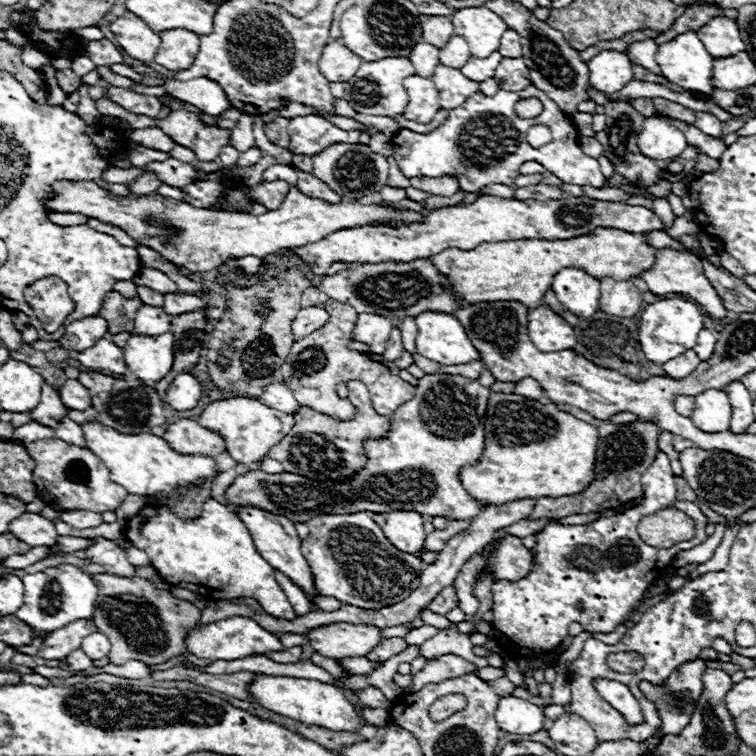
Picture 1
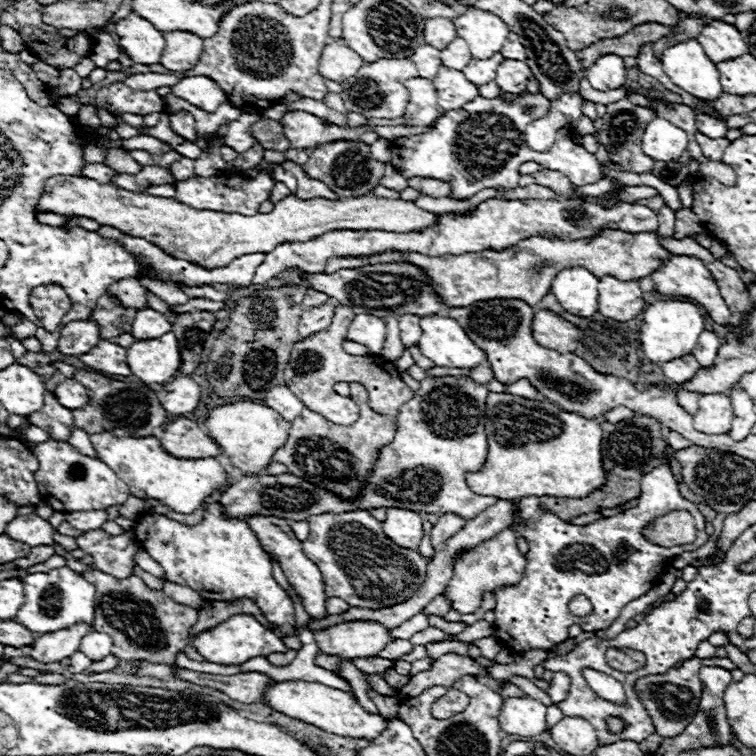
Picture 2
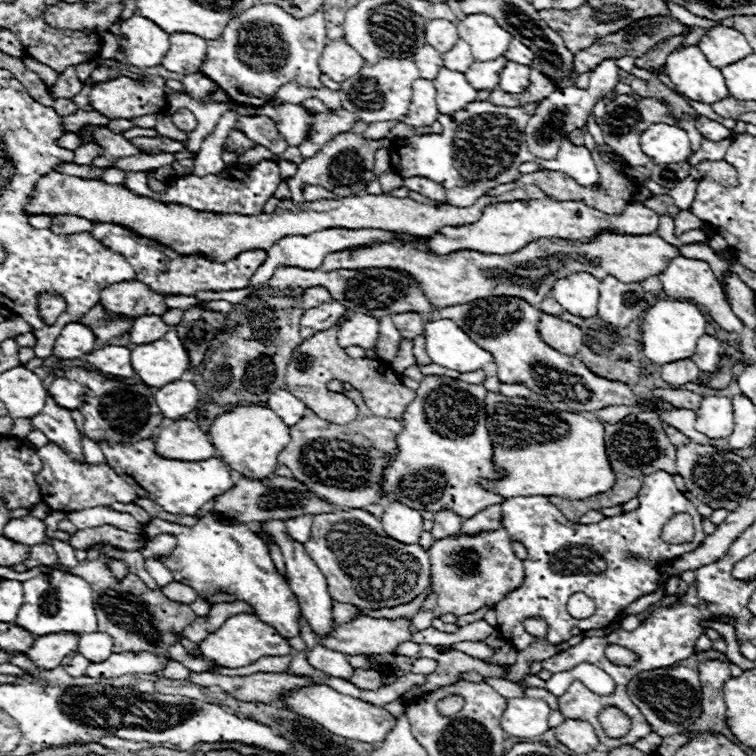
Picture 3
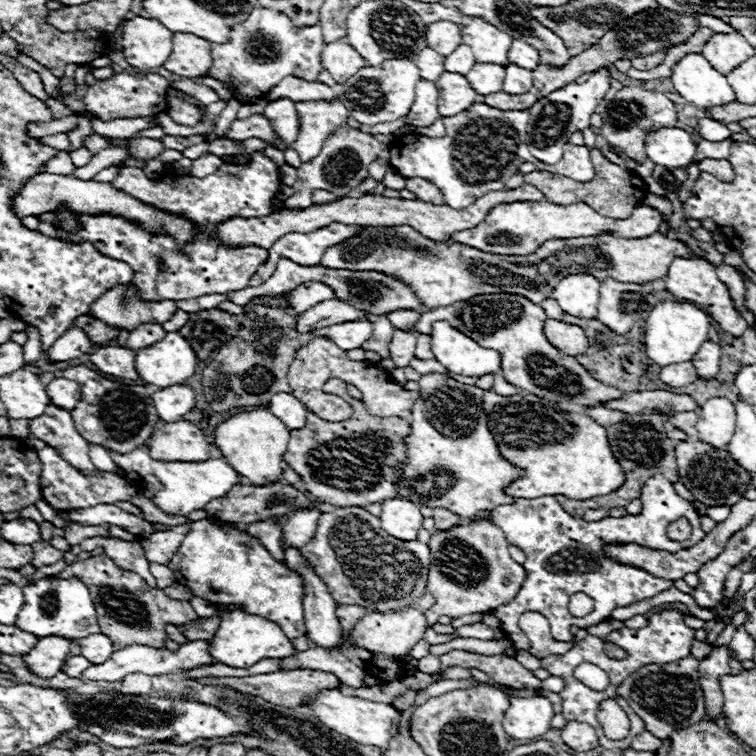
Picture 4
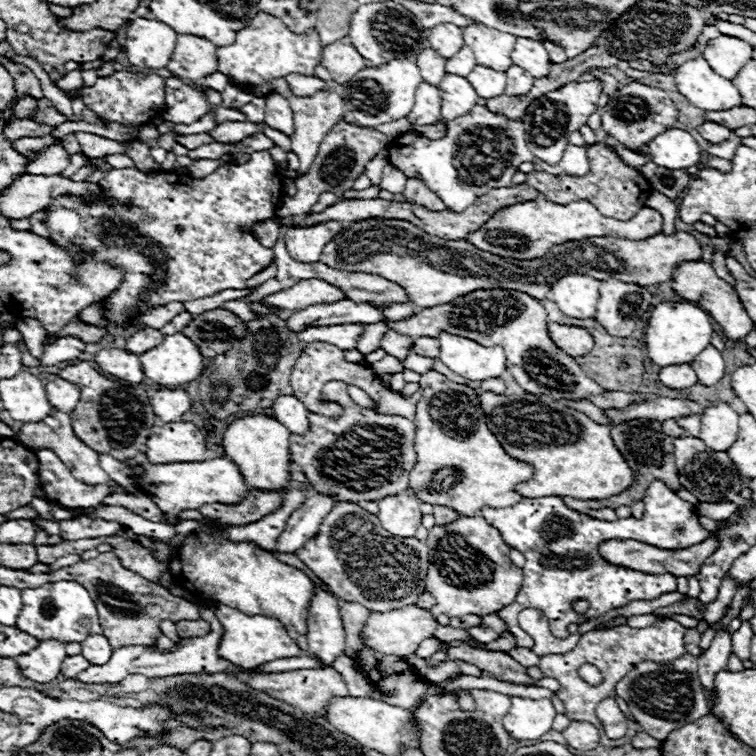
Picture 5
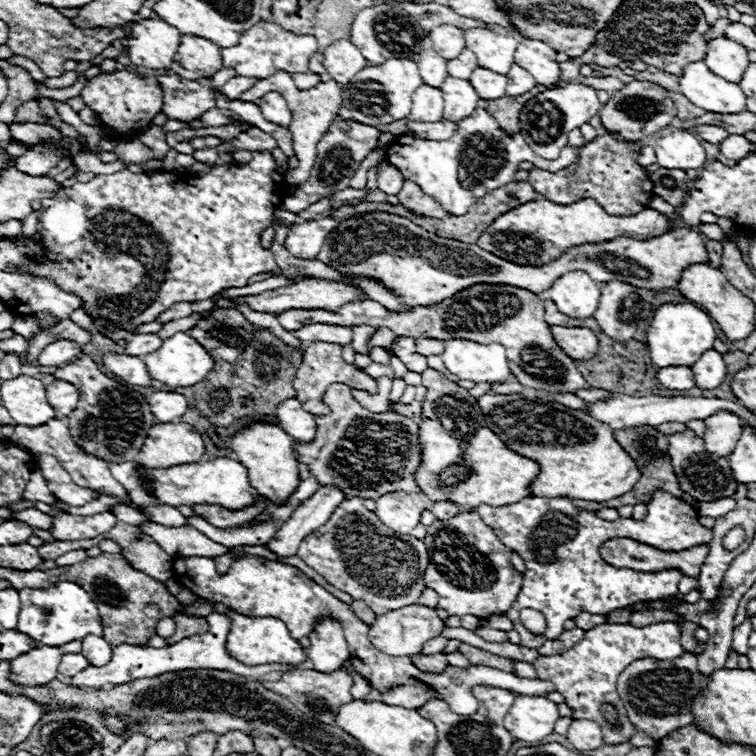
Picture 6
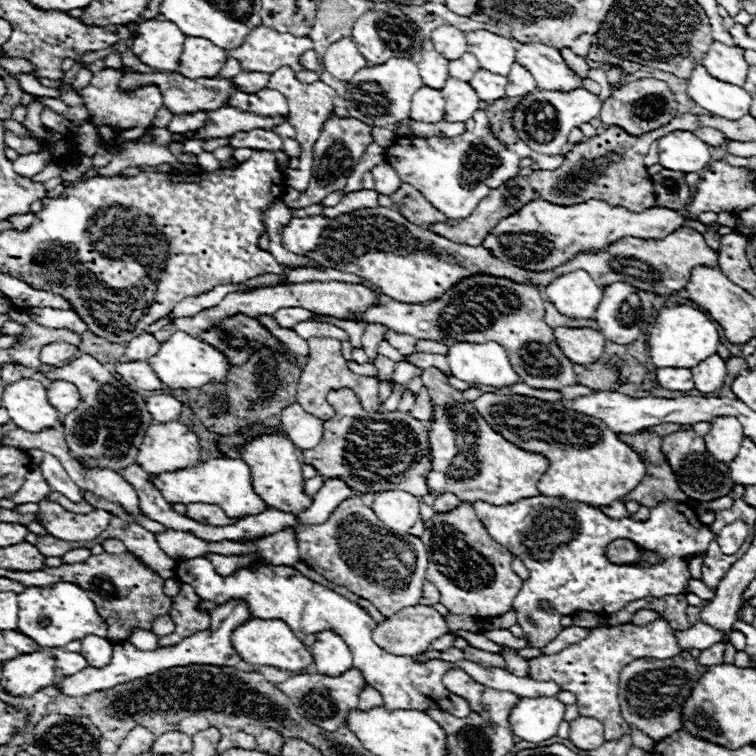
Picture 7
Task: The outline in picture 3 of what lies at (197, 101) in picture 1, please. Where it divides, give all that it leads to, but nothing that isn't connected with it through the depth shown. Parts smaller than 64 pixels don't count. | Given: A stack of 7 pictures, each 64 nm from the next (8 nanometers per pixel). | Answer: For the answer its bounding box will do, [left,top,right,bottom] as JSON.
[182,74,214,100]

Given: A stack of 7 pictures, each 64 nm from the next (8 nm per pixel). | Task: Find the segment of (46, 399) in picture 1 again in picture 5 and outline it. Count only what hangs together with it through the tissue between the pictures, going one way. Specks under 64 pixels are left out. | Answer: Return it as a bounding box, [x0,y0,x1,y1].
[14,410,118,488]

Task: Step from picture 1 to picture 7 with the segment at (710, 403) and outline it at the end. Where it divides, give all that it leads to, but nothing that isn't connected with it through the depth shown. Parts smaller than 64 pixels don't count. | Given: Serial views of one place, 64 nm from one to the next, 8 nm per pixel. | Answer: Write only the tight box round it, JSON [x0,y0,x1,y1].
[704,418,744,462]

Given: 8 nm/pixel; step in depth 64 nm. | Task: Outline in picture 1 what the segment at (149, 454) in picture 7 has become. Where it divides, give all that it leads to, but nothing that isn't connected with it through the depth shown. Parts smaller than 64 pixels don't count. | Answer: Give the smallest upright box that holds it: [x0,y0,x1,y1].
[162,418,226,458]

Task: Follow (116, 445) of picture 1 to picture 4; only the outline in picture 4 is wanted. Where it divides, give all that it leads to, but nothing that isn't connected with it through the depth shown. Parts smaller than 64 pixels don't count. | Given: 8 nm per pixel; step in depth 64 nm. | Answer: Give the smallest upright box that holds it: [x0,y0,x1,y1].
[110,446,240,516]

